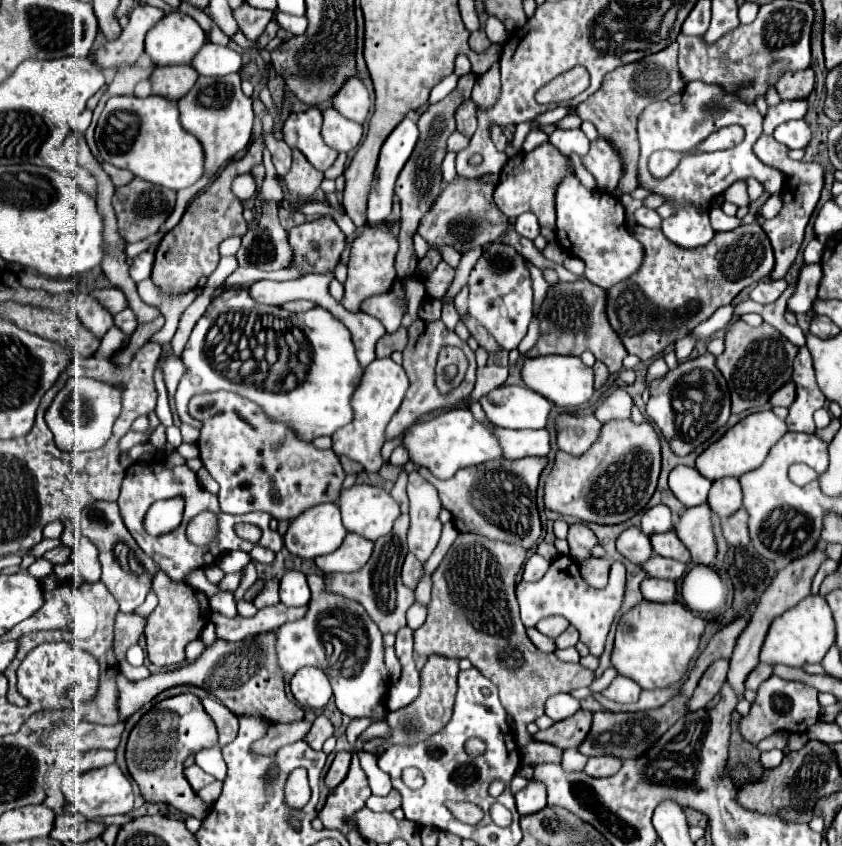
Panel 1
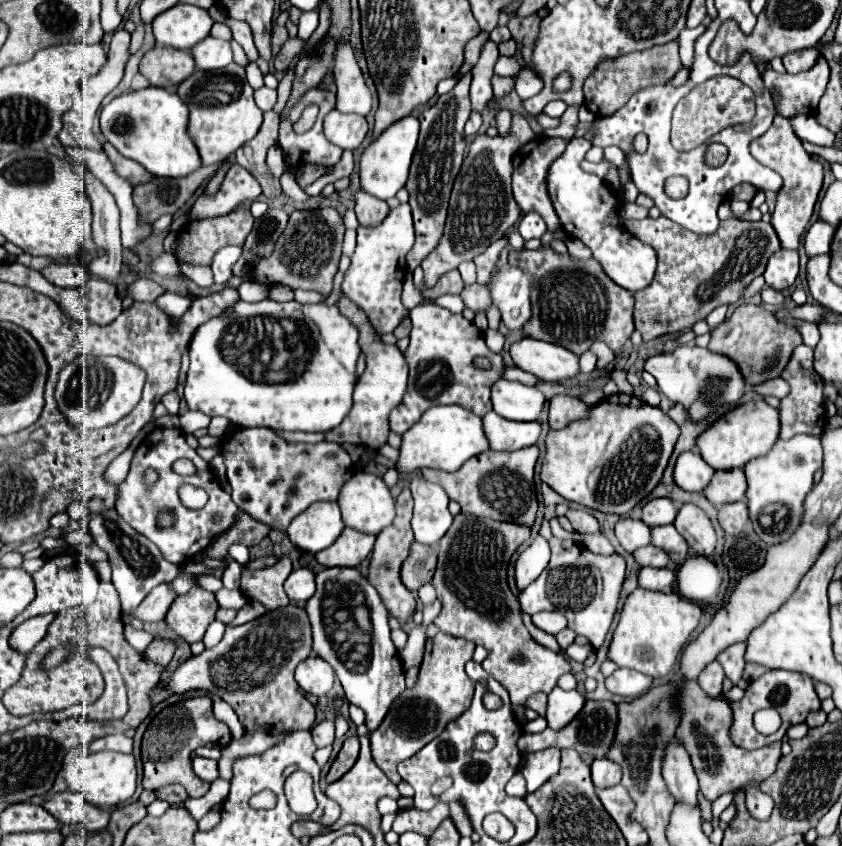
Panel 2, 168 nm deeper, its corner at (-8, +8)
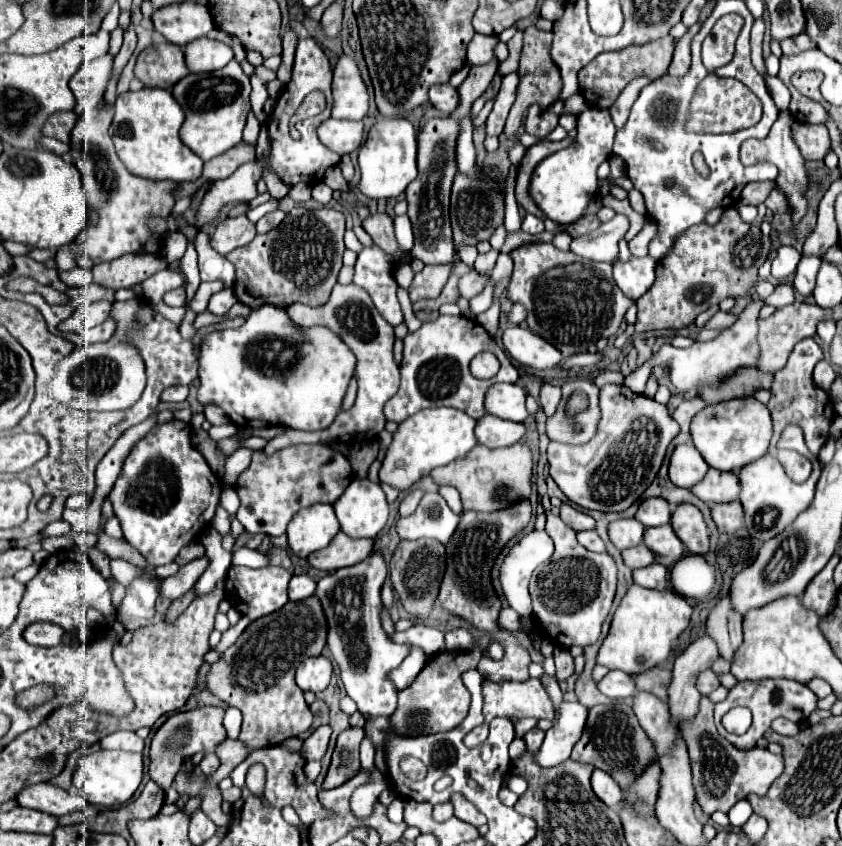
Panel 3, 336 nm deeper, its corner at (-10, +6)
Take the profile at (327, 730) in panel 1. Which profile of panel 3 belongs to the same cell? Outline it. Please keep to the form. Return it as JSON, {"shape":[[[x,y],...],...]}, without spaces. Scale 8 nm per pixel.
{"shape":[[[320,726],[318,730],[314,730],[312,736],[304,740],[302,756],[304,756],[308,762],[310,762],[310,760],[322,760],[322,756],[326,754],[326,748],[328,748],[330,734],[332,734],[332,728],[330,728],[330,726]]]}

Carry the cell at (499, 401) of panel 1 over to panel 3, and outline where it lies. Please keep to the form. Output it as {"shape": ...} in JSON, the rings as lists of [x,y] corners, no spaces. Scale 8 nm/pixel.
{"shape":[[[494,384],[488,388],[486,398],[484,398],[484,408],[488,414],[498,416],[502,420],[512,420],[512,422],[524,422],[528,418],[528,410],[526,410],[526,394],[518,384]]]}

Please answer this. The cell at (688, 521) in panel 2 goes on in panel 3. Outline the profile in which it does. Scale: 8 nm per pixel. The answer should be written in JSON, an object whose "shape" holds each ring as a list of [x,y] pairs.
{"shape":[[[678,504],[670,518],[670,524],[688,552],[692,554],[708,552],[708,528],[702,518],[702,512],[696,506]]]}

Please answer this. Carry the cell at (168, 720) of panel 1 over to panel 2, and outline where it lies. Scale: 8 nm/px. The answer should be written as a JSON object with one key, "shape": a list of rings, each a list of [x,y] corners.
{"shape":[[[194,696],[188,700],[180,700],[172,706],[166,706],[152,718],[142,738],[142,762],[144,762],[142,786],[146,790],[158,790],[162,786],[180,784],[186,788],[190,798],[204,796],[210,784],[194,776],[192,766],[190,766],[190,756],[200,746],[208,746],[208,744],[226,746],[230,744],[230,740],[232,740],[230,728],[226,728],[226,724],[216,720],[216,716],[212,714],[210,696]]]}

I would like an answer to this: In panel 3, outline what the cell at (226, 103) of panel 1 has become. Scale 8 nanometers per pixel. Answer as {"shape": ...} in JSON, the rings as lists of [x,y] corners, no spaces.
{"shape":[[[236,60],[210,74],[184,76],[172,88],[172,96],[186,114],[184,126],[180,128],[180,138],[200,158],[216,158],[242,140],[246,114],[250,110],[250,78],[242,72]]]}

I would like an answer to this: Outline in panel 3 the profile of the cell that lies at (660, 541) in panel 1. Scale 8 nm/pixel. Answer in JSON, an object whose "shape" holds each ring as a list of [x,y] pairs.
{"shape":[[[670,524],[658,528],[646,528],[644,544],[654,552],[656,562],[664,566],[674,566],[684,556],[684,544],[676,538]]]}

